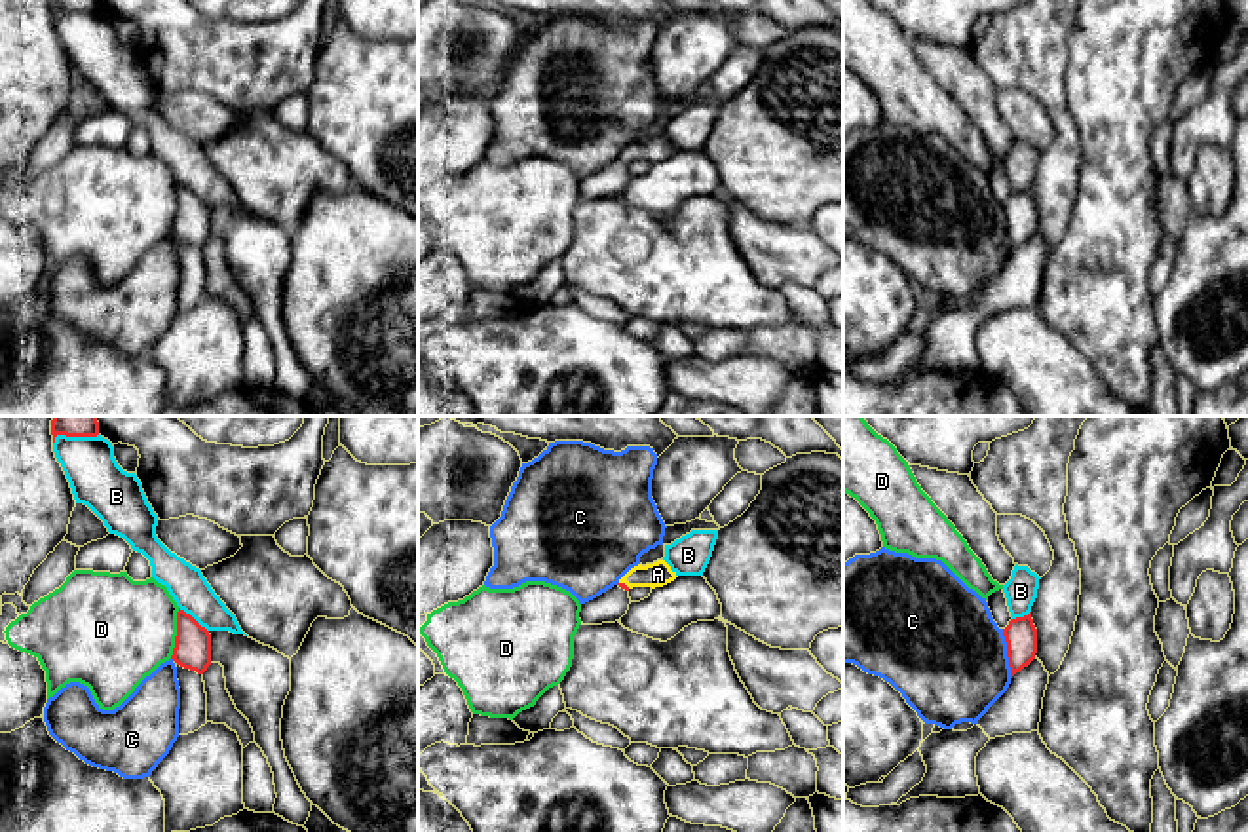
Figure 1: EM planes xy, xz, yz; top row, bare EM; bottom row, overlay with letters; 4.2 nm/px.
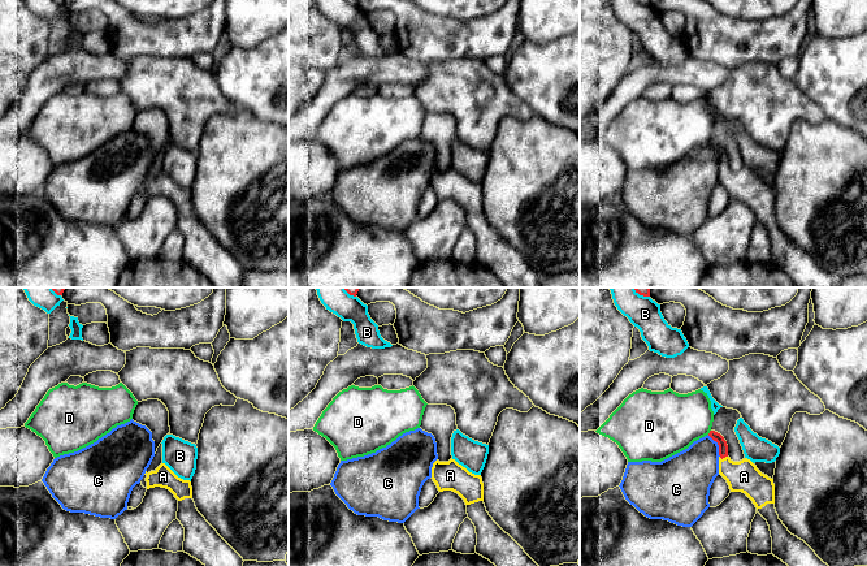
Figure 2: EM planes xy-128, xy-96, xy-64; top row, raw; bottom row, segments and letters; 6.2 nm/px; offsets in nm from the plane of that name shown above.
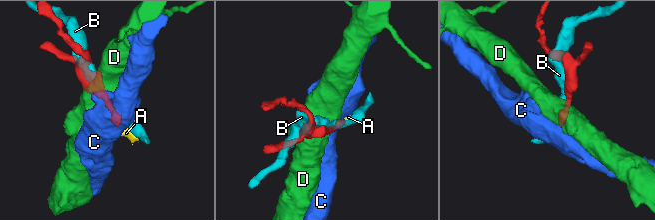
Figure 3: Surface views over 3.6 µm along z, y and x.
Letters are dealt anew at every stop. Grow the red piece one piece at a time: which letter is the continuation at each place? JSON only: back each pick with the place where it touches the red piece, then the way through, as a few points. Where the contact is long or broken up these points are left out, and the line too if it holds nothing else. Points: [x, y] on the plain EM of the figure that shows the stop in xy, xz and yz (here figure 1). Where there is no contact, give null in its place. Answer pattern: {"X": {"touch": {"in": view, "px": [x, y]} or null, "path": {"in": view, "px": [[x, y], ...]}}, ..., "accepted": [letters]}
{"A": {"touch": {"in": "xz", "px": [624, 158]}, "path": {"in": "xz", "px": [[622, 160], [624, 158], [637, 151], [658, 149]]}}, "accepted": ["A"]}

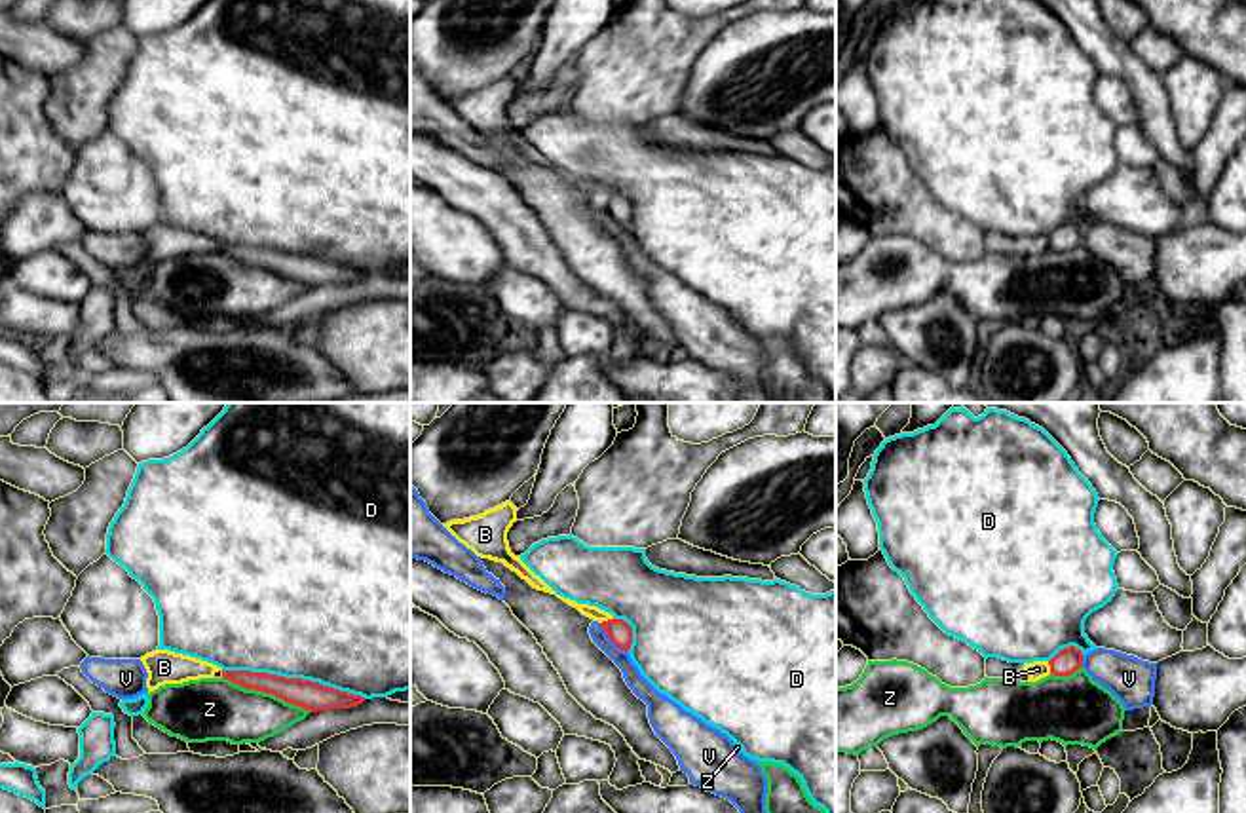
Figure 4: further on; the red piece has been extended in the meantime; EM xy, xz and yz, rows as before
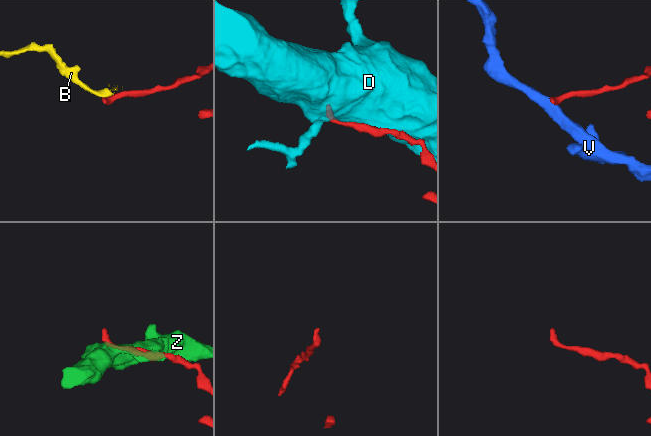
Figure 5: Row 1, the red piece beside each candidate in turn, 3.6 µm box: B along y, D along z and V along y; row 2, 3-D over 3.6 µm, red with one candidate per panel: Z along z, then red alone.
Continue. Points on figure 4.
{"accepted": []}

